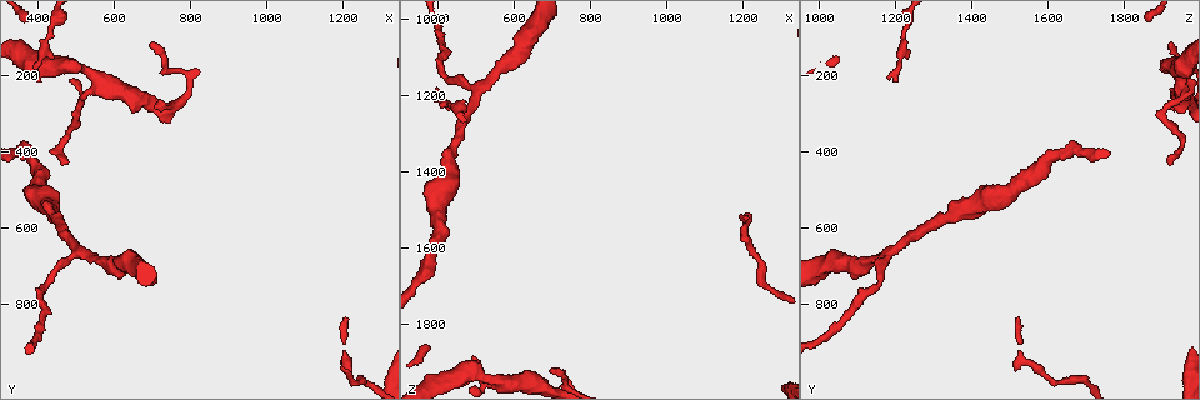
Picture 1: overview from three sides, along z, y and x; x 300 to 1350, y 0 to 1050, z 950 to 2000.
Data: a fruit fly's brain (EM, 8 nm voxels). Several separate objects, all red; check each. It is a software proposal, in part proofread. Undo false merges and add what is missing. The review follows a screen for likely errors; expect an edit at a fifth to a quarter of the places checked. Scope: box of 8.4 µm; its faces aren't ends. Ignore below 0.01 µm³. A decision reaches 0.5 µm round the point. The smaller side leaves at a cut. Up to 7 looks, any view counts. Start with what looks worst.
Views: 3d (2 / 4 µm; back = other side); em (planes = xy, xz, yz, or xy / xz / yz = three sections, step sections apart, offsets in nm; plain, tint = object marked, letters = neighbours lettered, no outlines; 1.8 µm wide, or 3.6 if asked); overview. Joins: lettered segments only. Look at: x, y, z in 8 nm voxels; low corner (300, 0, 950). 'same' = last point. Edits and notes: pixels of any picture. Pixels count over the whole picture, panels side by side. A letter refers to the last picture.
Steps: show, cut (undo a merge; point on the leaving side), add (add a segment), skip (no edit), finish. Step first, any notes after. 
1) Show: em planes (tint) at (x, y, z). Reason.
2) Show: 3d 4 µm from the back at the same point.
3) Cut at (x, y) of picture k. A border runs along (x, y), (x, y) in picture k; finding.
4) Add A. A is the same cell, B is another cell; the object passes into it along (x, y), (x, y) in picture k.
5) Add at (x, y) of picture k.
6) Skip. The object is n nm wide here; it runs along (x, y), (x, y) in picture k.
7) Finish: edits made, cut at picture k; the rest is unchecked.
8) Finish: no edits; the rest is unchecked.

Show: em planes (letters) at (430, 100, 1220).

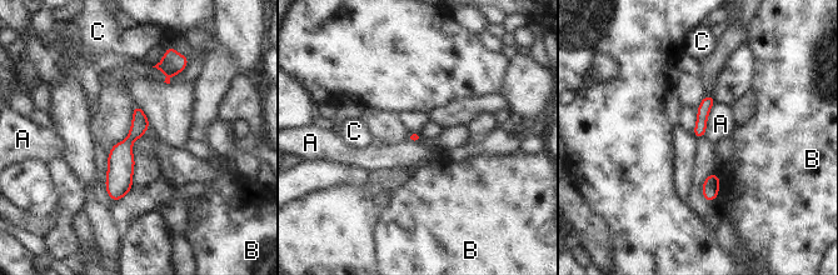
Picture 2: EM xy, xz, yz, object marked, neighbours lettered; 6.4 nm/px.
Skip. The object is 60 nm wide here; A, B and C are other cells; it runs along (136, 109), (115, 198) in picture 2; all the same neuron.

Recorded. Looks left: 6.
Show: 3d 4 µm at (1215, 825, 1525). Thin end.

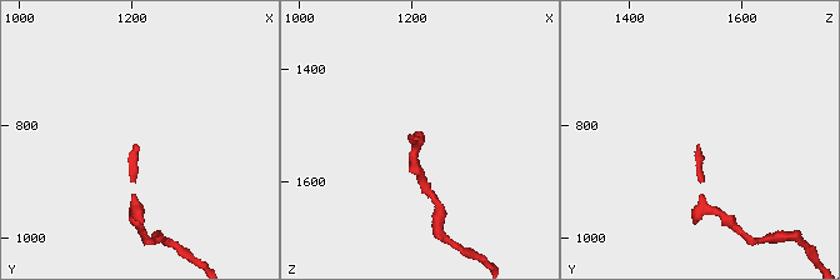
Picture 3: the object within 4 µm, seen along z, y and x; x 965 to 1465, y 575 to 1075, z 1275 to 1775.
Show: em 3.6 µm planes (letters) at (1210, 830, 1525). Shape alone is not enough.

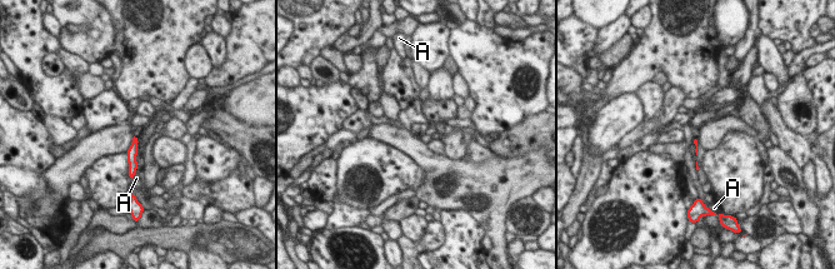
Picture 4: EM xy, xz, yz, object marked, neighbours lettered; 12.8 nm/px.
Skip. A is another cell; it runs along (135, 140), (131, 153), (131, 170) in picture 4; none of them fits.

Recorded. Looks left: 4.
Show: 3d 2 µm at (480, 430, 1920). Branch stops here.

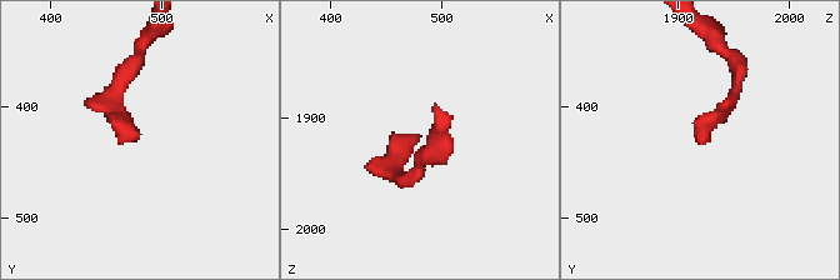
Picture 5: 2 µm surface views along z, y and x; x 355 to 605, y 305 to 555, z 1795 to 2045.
Show: em xy step 16 (letters) at (476, 430, 1926). Now the EM.

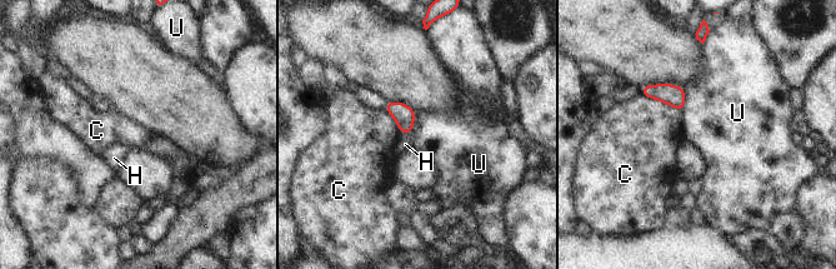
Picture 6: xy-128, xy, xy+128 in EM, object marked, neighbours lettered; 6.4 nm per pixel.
Show: em planes (letters) at the same point. Another direction.

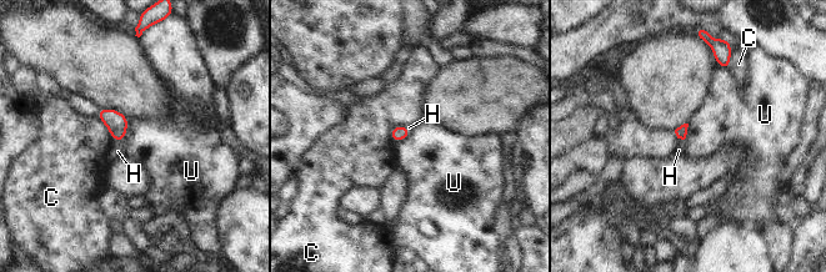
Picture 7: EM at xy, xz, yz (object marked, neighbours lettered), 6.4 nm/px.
Add H. H is the same cell, C and U are other cells; the object passes into it along (116, 122), (118, 140), (118, 151) in picture 7; the neuron continues.

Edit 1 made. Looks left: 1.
Finish: edits made, add at picture 7; the rest is unchecked.

